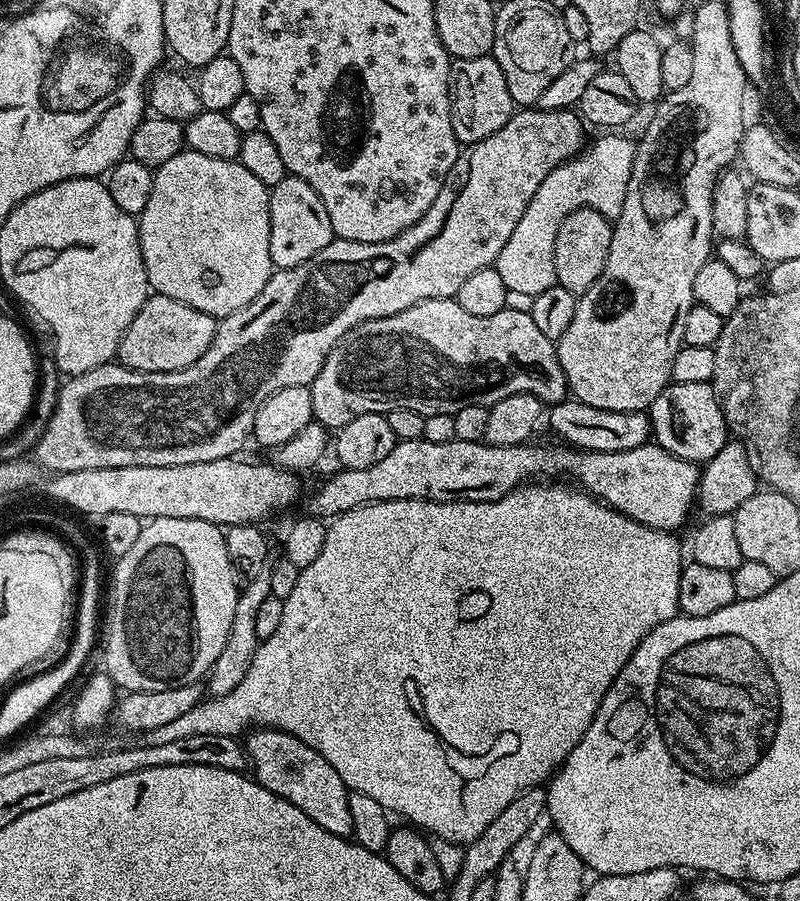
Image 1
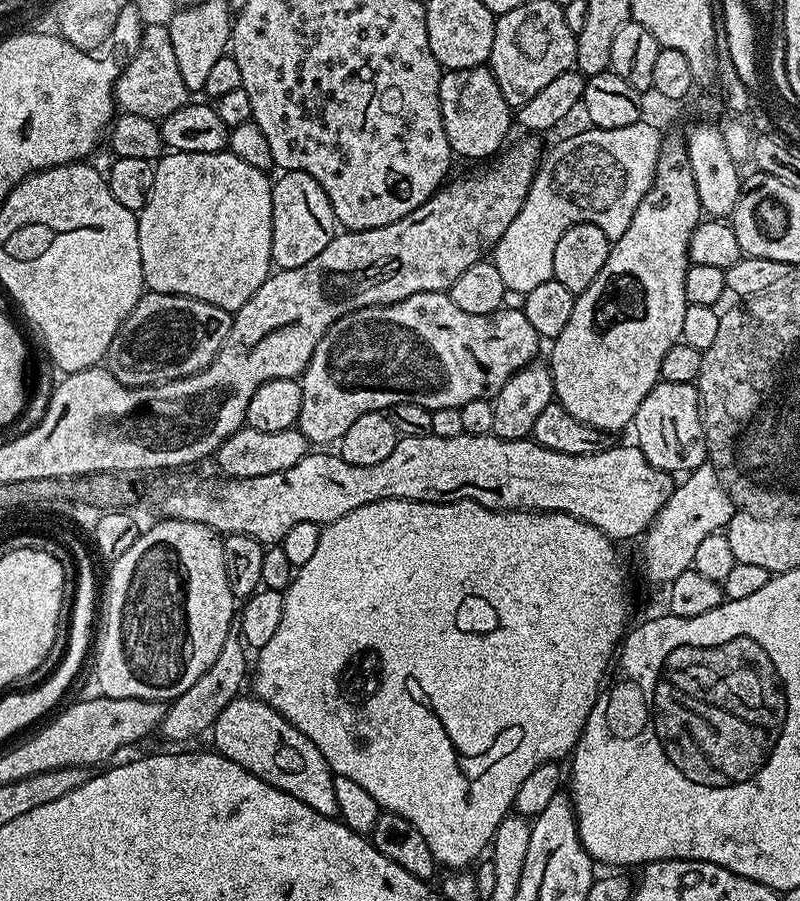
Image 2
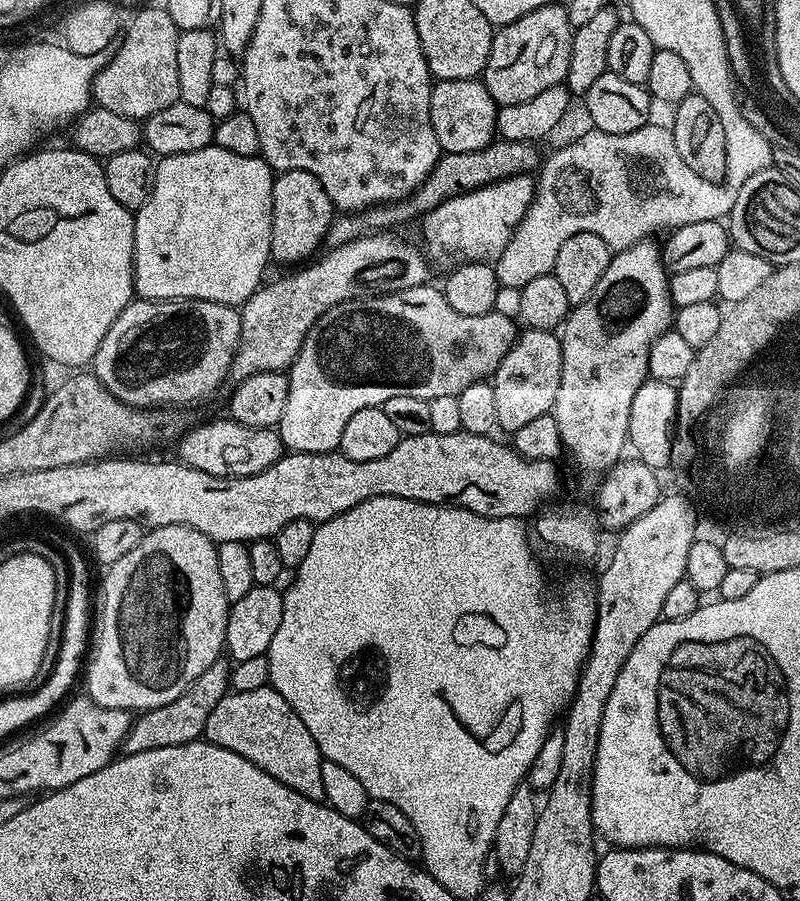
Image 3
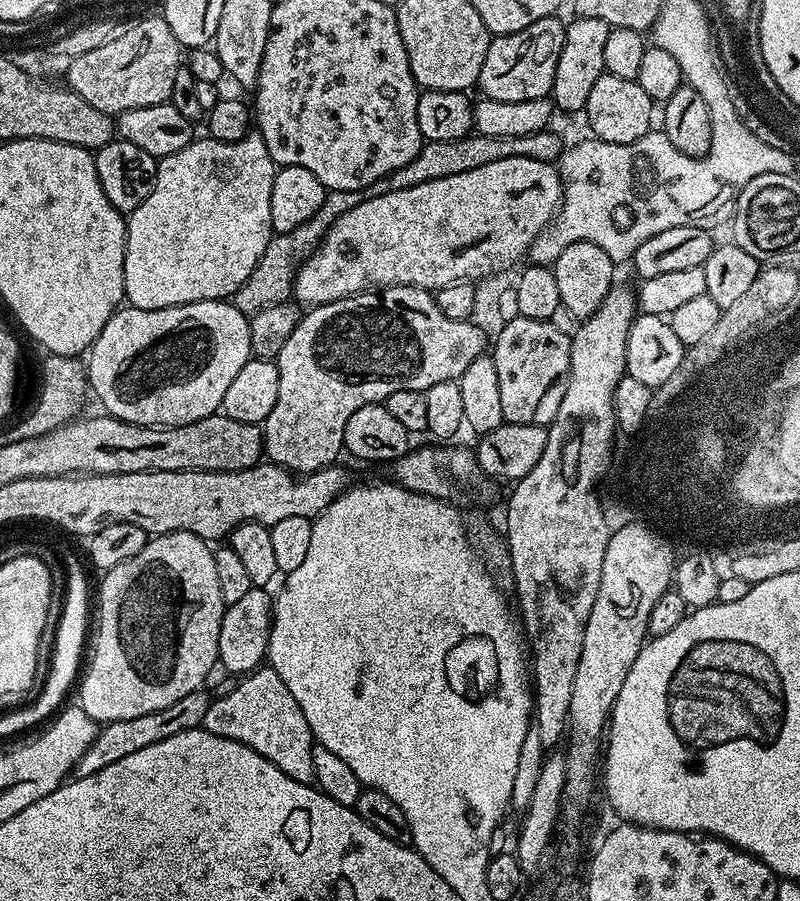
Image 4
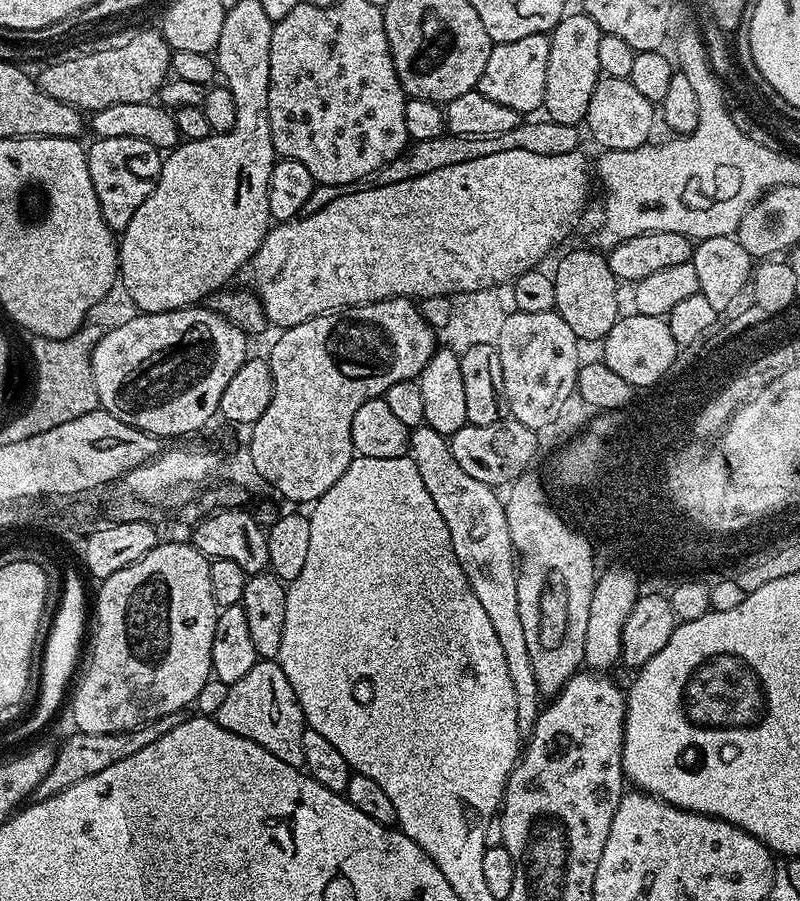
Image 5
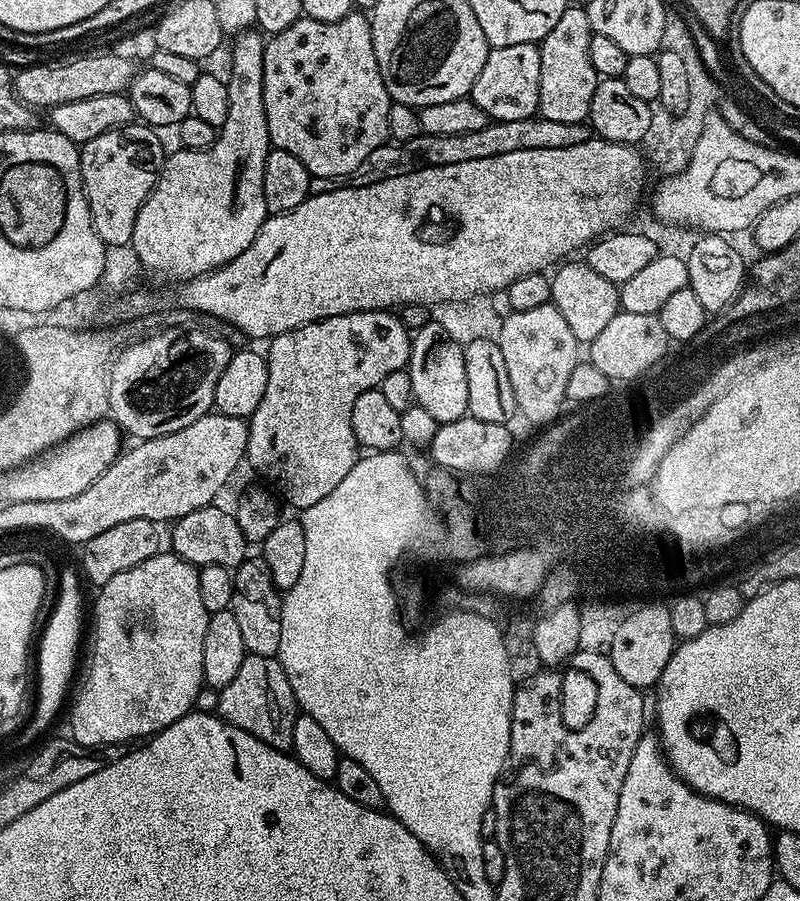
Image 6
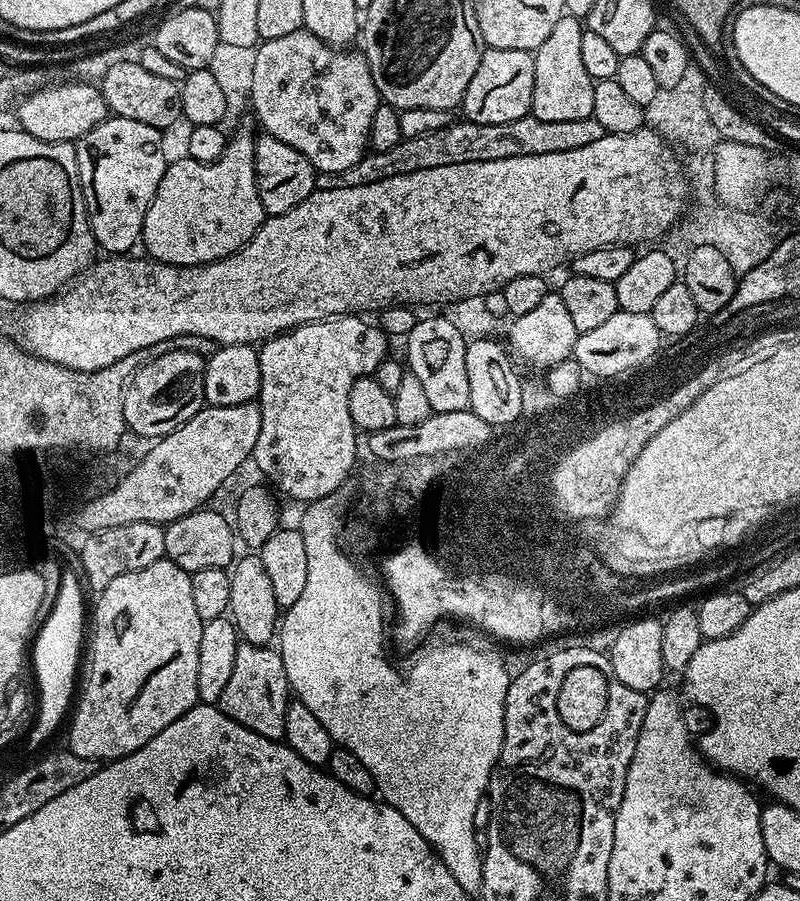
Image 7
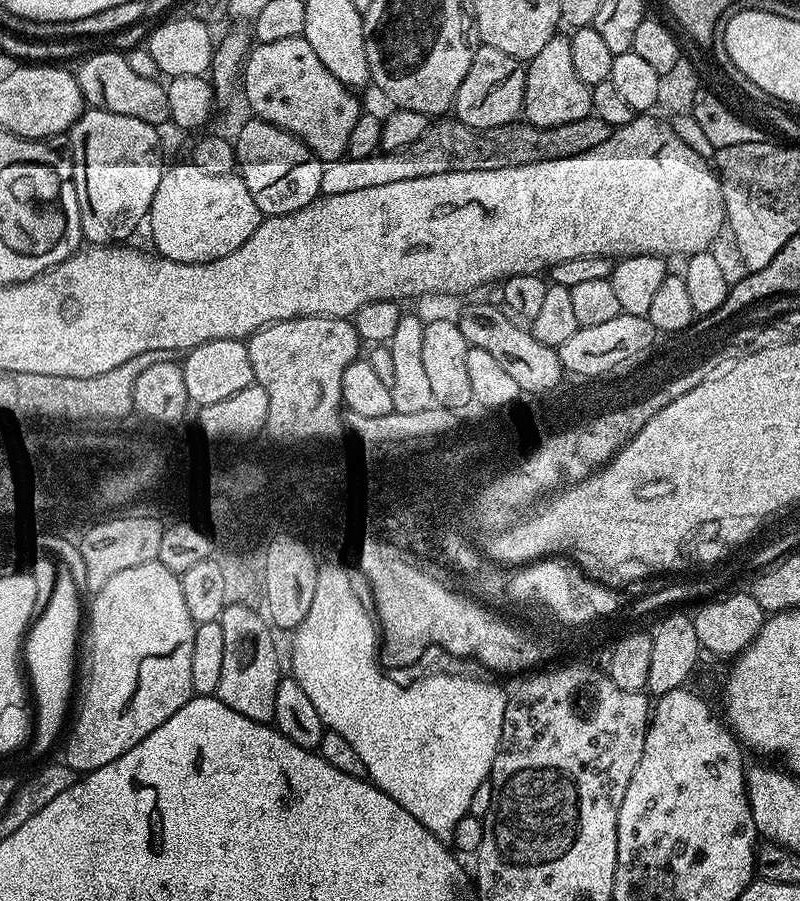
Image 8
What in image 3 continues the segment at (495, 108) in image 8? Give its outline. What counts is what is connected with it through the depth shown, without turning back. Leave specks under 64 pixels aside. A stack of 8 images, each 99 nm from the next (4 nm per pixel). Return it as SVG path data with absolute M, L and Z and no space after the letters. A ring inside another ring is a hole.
M556 2L530 10L530 14L497 27L490 58L482 73L486 90L490 90L490 98L494 98L496 105L526 102L542 94L542 90L550 90L550 86L564 84L568 79L573 31L567 18L567 7Z

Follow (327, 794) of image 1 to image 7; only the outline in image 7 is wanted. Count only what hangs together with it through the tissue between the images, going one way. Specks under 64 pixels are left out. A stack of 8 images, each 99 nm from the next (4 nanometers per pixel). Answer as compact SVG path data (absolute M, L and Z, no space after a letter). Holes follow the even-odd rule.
M245 642L237 645L234 670L230 673L230 682L226 682L226 690L222 690L219 708L228 716L233 716L242 726L254 730L254 734L283 741L289 703L290 689L286 678L286 666L282 666L279 651L272 646Z

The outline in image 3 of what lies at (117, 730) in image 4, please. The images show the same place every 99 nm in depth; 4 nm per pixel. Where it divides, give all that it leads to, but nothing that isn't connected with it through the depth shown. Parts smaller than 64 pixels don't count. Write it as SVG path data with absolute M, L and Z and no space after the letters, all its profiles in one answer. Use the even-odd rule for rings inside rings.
M224 658L215 660L213 664L206 666L206 670L202 670L202 674L198 674L198 678L185 692L174 698L174 702L166 702L166 706L139 713L133 719L124 739L123 755L142 754L142 750L158 750L162 746L182 746L201 739L206 718L210 718L214 706L218 706L218 702L222 702L222 698L230 691L228 679L231 678L232 672L227 663L229 664L229 661Z

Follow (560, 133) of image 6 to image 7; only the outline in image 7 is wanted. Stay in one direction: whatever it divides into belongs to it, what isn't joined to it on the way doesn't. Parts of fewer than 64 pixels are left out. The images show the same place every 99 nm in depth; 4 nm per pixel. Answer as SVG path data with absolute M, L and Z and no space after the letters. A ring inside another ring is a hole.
M531 114L514 122L501 124L473 124L453 122L442 130L430 130L430 134L418 134L418 138L401 140L392 151L392 172L410 174L408 168L430 170L434 166L454 166L458 162L490 162L498 158L518 158L534 154L562 154L562 150L582 150L605 135L602 122L592 115L574 122L542 122Z

